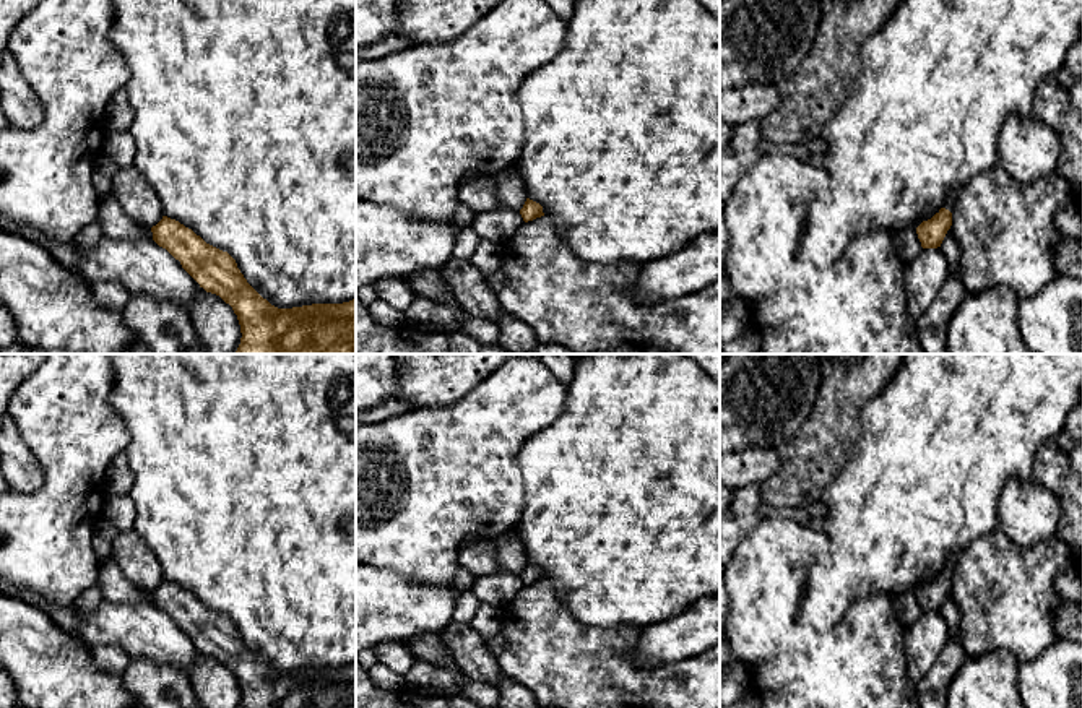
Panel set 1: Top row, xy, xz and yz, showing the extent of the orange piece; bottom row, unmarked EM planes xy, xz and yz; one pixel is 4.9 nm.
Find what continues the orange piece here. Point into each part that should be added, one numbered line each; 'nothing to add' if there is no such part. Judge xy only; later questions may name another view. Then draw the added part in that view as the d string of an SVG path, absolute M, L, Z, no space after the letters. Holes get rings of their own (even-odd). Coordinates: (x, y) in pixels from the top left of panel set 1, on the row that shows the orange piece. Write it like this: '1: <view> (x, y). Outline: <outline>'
nothing to add

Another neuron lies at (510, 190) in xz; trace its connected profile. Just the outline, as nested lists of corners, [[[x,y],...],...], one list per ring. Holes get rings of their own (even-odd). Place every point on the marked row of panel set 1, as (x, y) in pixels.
[[[515,167],[496,175],[497,208],[520,211],[528,198],[523,179]]]

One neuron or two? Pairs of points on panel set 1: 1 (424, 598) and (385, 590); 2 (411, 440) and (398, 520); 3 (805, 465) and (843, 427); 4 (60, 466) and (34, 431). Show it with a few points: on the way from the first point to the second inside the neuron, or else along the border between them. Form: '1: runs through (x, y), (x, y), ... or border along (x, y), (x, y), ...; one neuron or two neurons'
1: runs through (415, 598), (395, 598); one neuron
2: runs through (411, 460), (411, 489), (400, 500); one neuron
3: runs through (814, 455), (834, 436); one neuron
4: runs through (60, 458), (43, 439); one neuron

